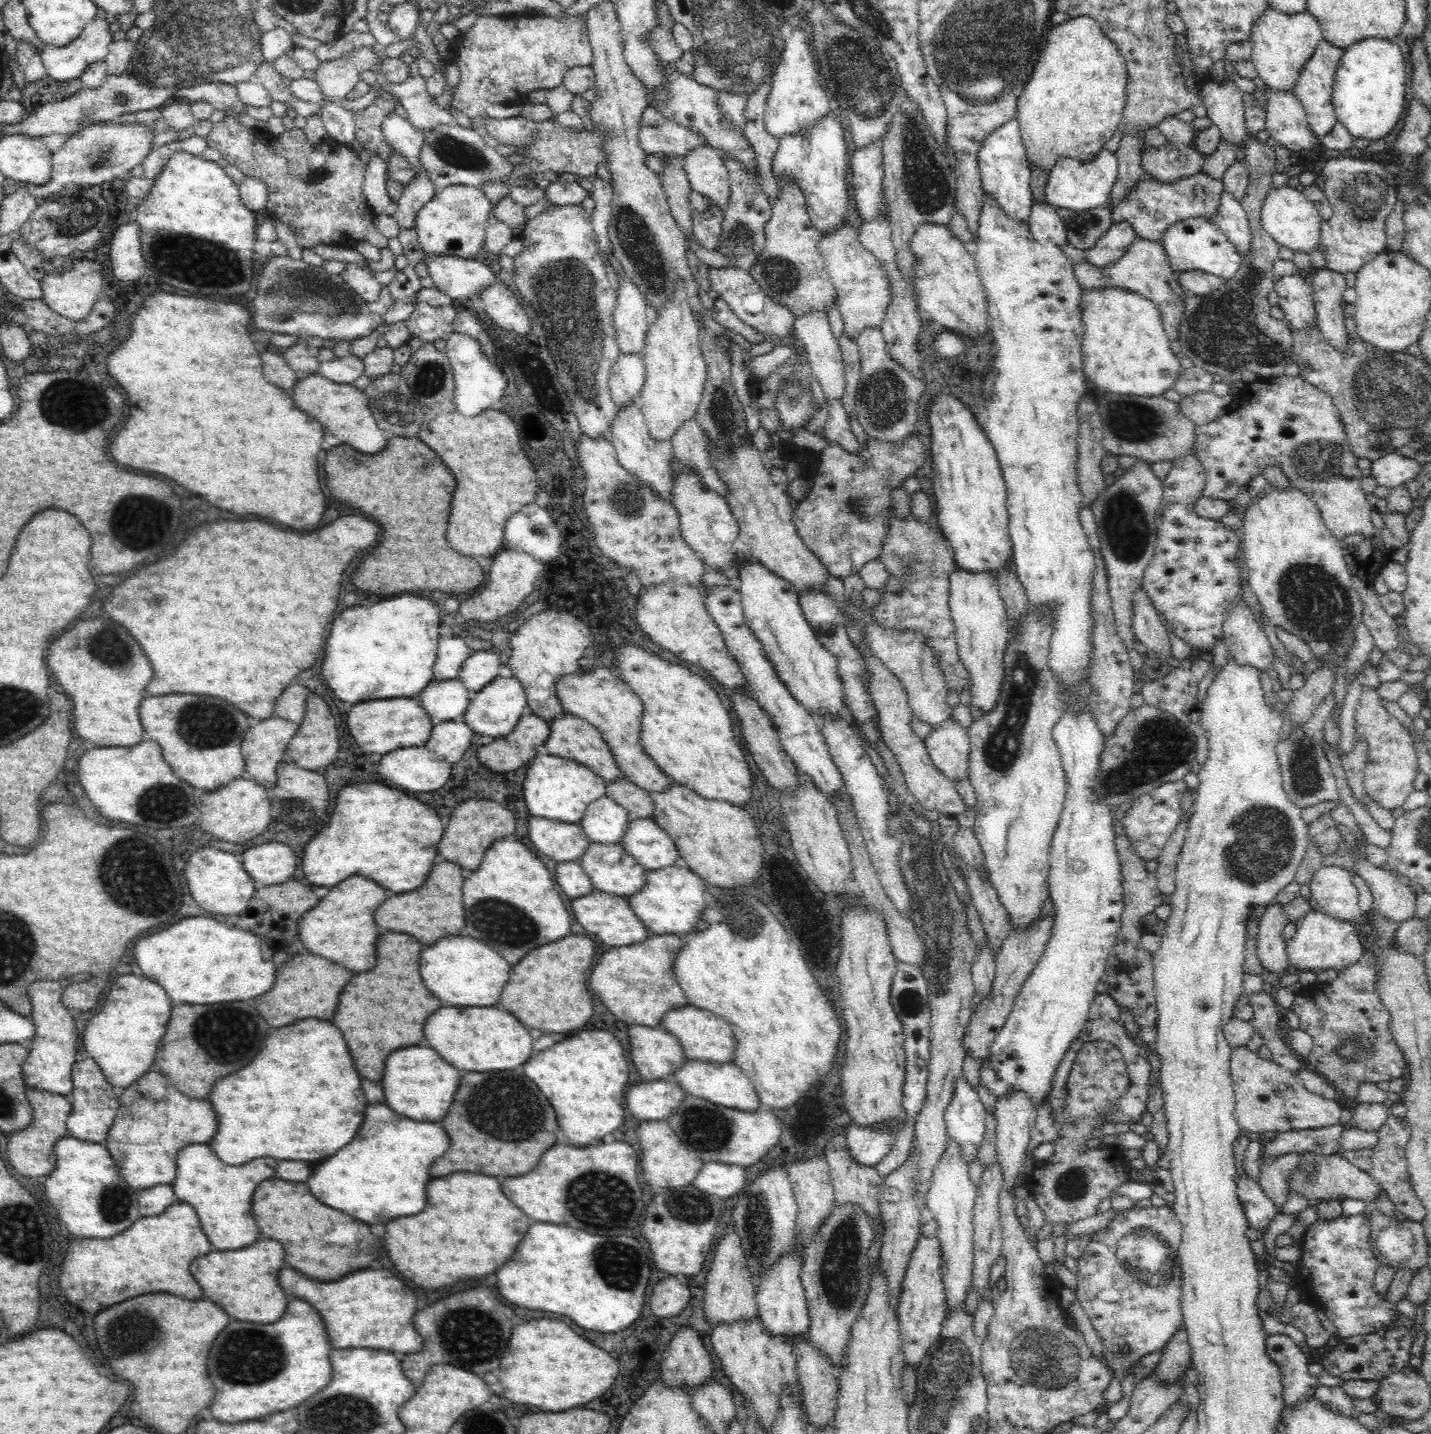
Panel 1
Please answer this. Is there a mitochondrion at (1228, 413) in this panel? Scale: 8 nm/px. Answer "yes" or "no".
no

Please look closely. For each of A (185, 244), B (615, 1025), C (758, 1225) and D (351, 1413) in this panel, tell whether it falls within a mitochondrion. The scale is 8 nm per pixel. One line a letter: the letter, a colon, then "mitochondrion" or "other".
A: mitochondrion
B: other
C: mitochondrion
D: mitochondrion

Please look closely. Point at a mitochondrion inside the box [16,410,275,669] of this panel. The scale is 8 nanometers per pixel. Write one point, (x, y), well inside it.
(123, 507)

